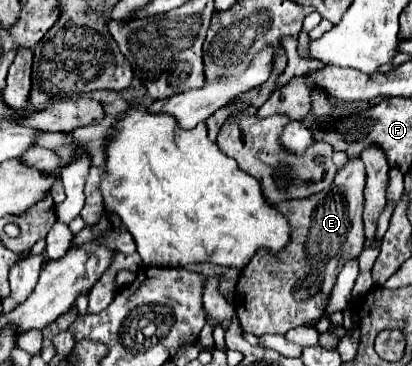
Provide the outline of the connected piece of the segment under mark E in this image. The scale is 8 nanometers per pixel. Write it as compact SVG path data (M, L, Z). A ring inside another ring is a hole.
M360 158L348 160L334 178L334 188L302 200L288 200L280 204L280 214L292 224L292 238L280 254L260 250L236 282L236 316L248 334L286 334L288 330L320 318L326 310L330 292L344 262L354 260L364 250L364 162Z

